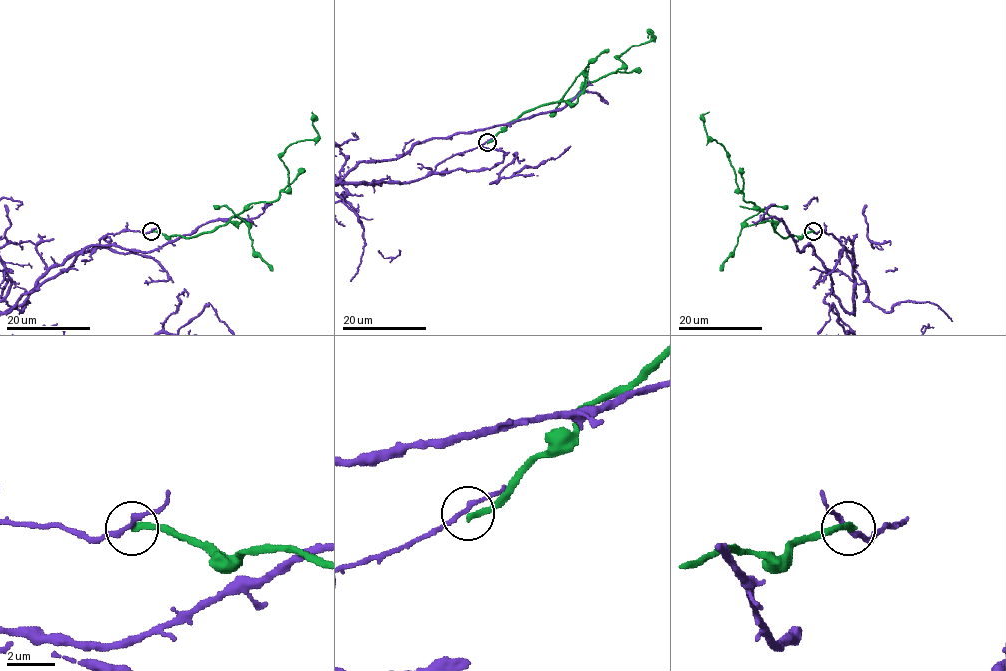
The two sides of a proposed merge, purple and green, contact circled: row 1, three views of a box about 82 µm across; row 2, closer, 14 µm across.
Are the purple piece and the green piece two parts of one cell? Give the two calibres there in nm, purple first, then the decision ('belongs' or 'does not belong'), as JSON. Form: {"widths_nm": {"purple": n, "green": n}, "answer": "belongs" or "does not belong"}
{"widths_nm": {"purple": 190, "green": 280}, "answer": "does not belong"}

